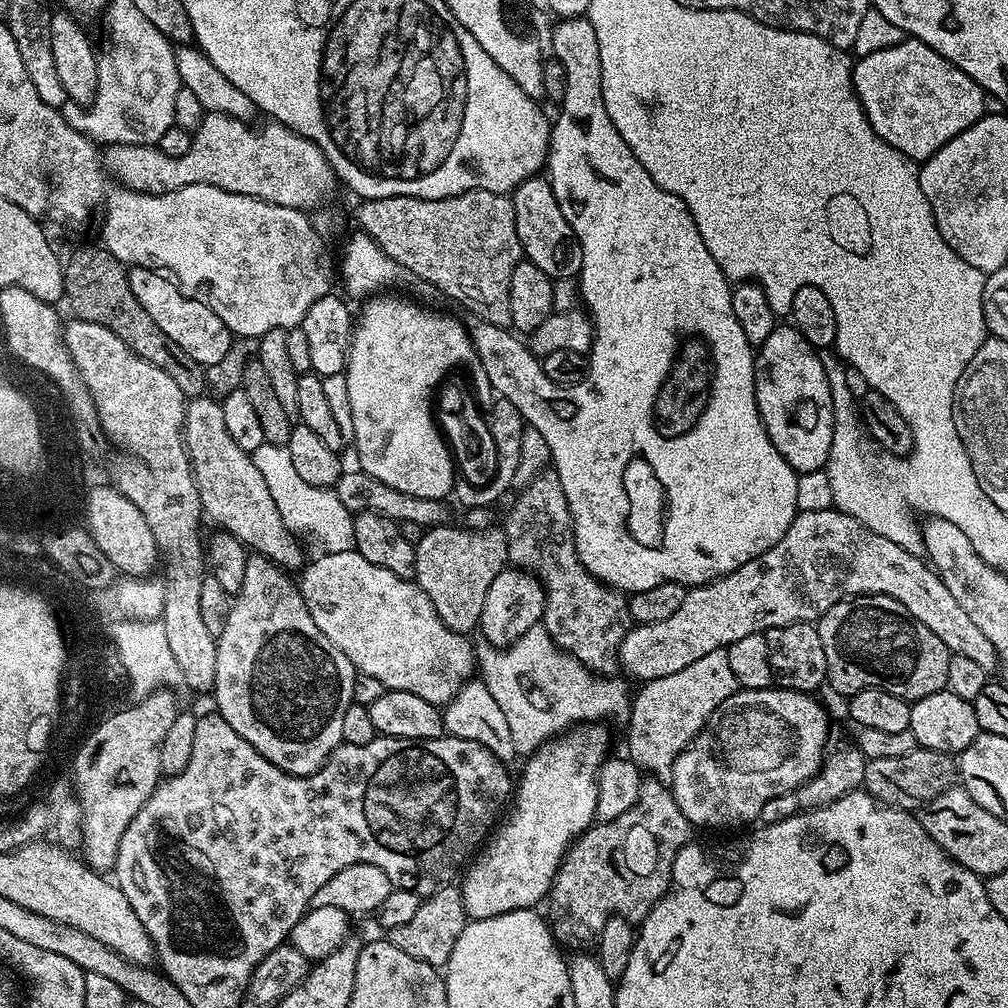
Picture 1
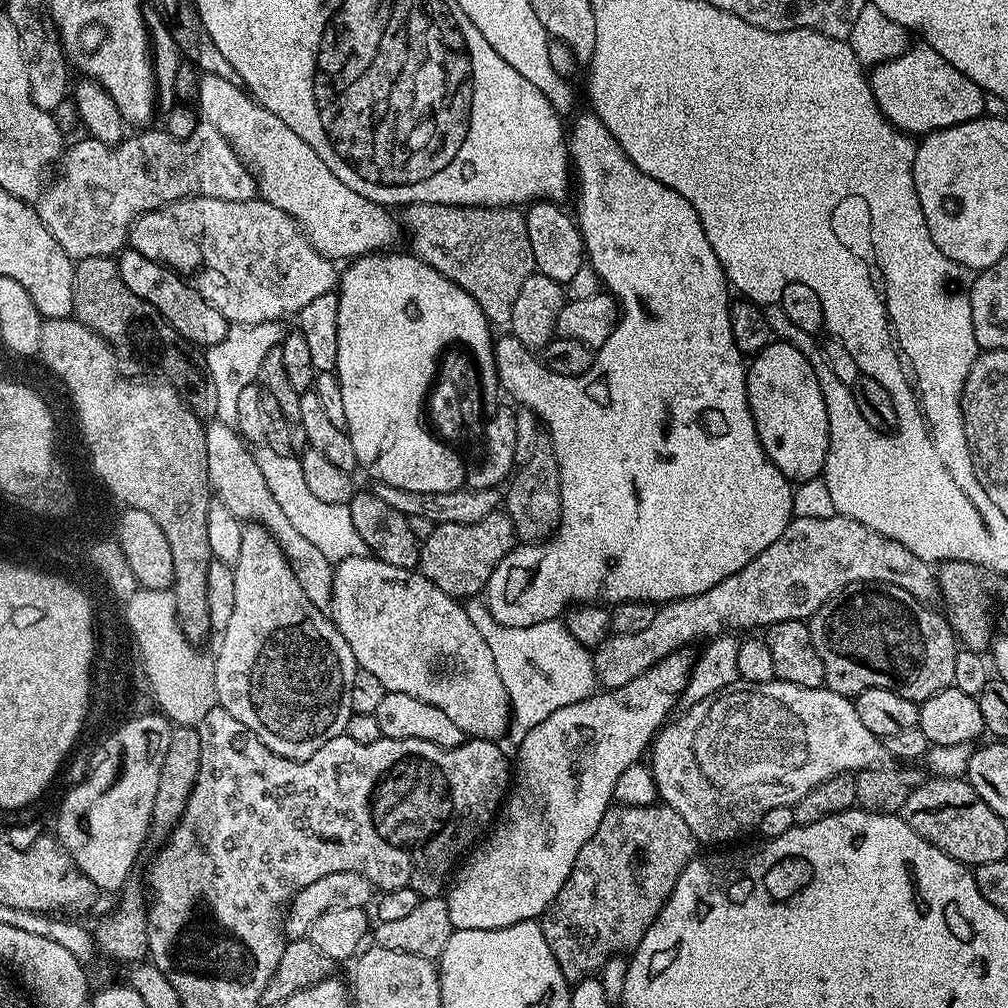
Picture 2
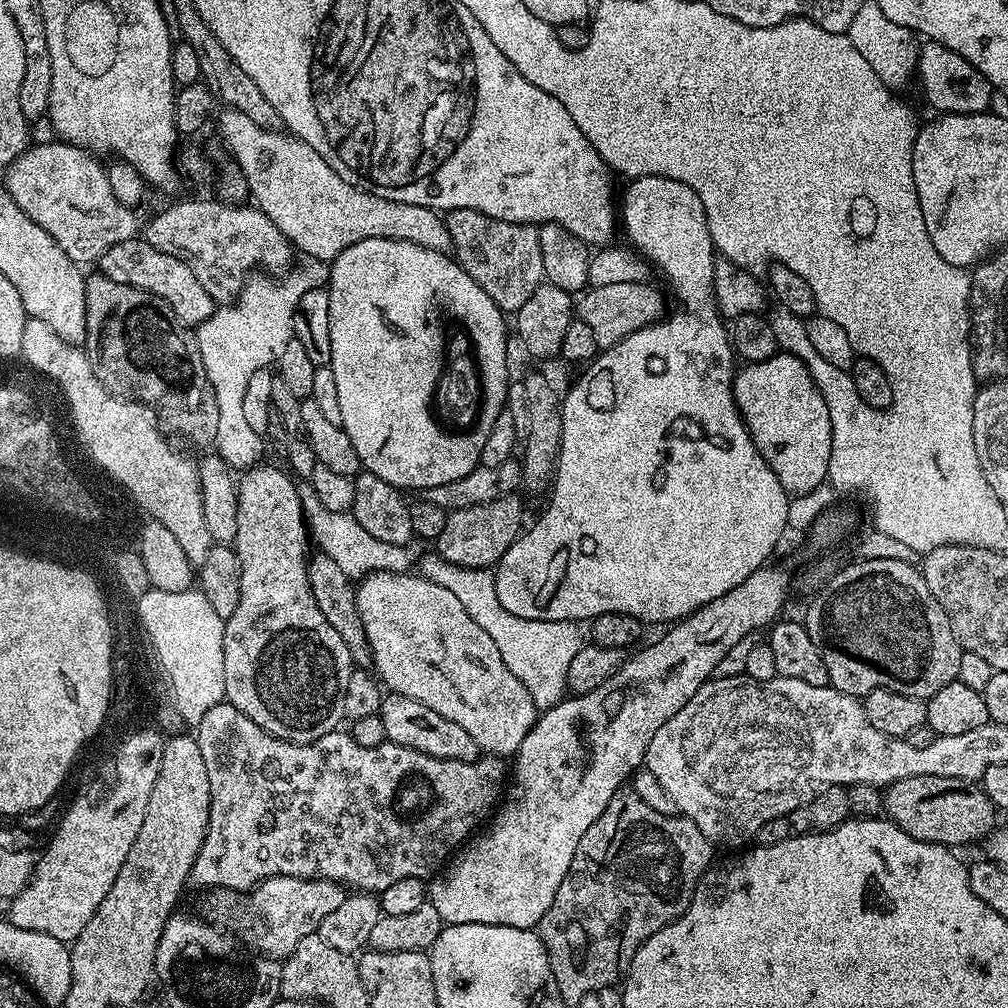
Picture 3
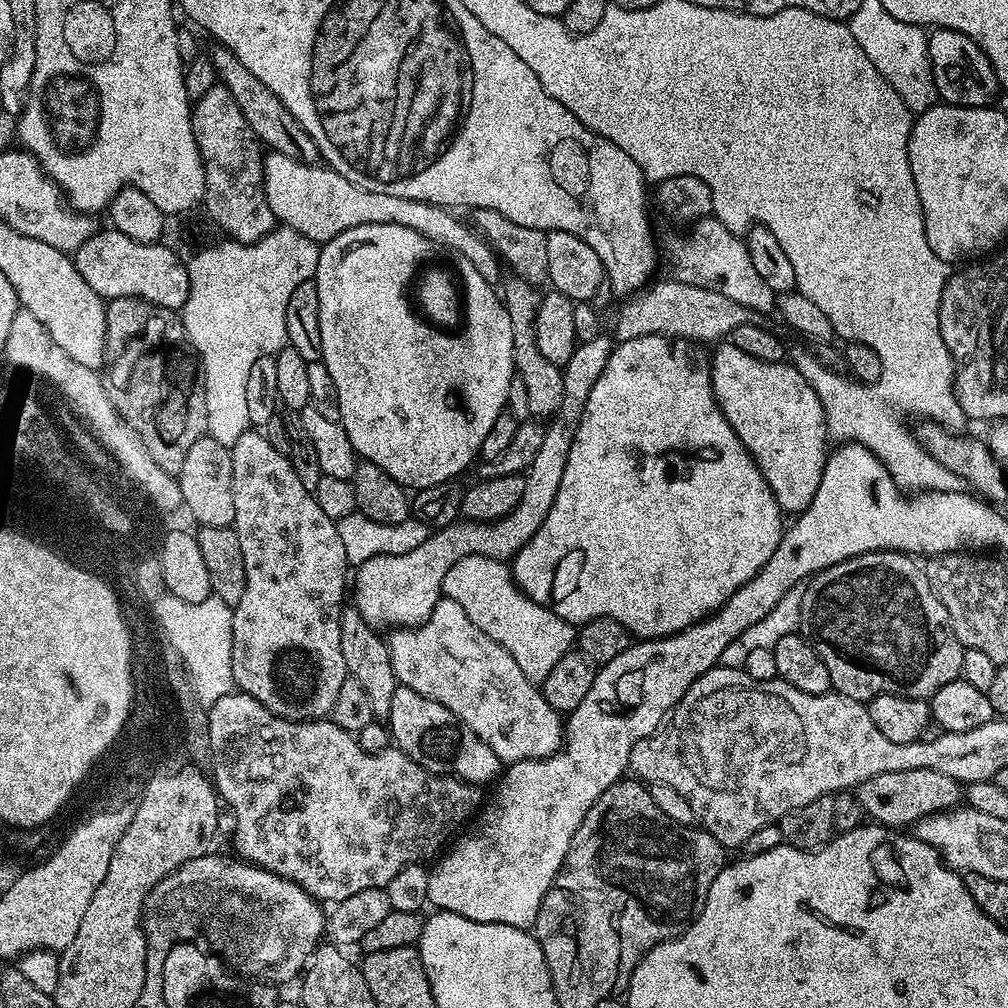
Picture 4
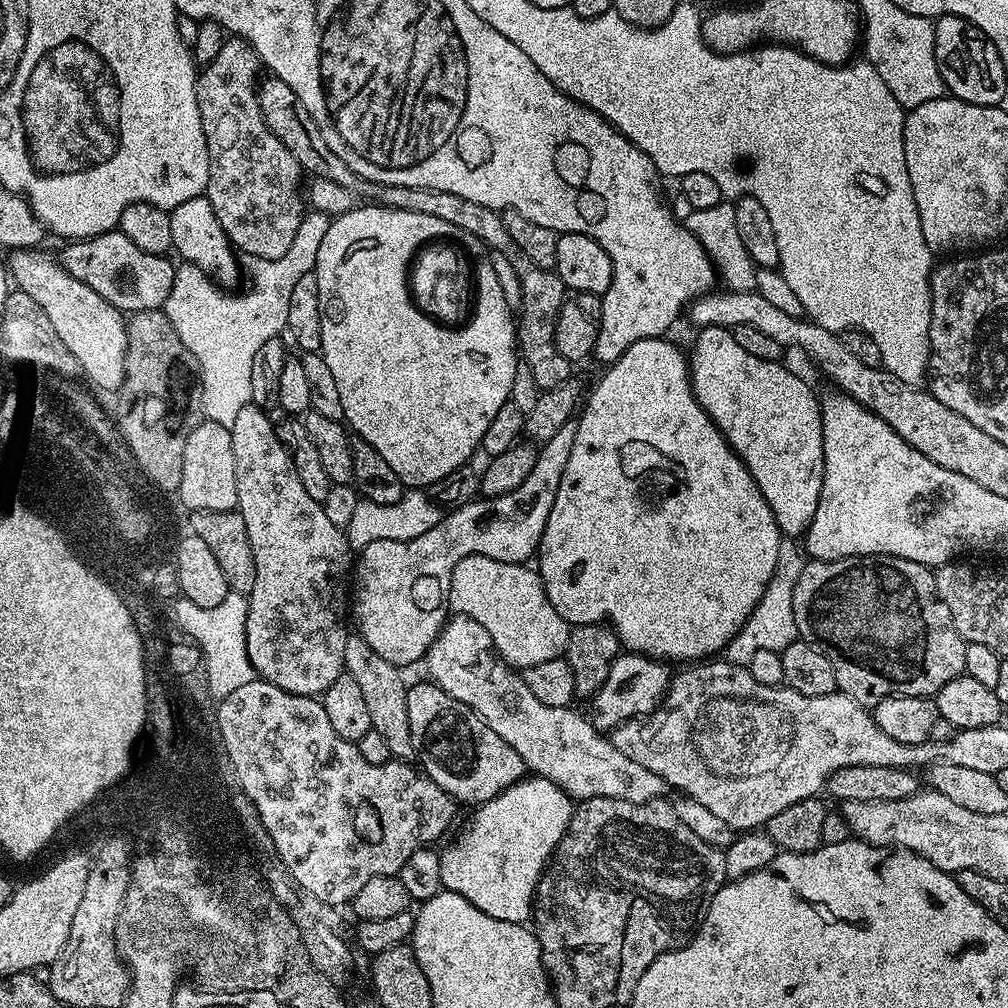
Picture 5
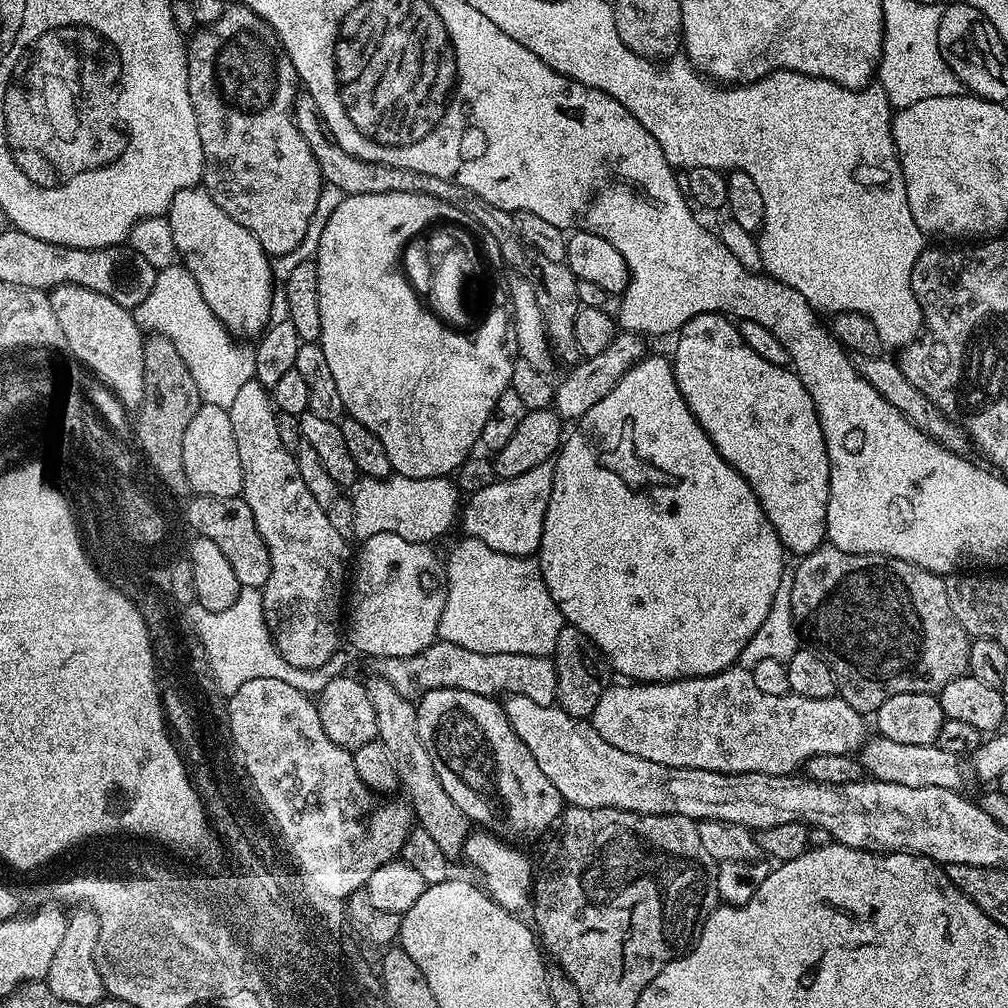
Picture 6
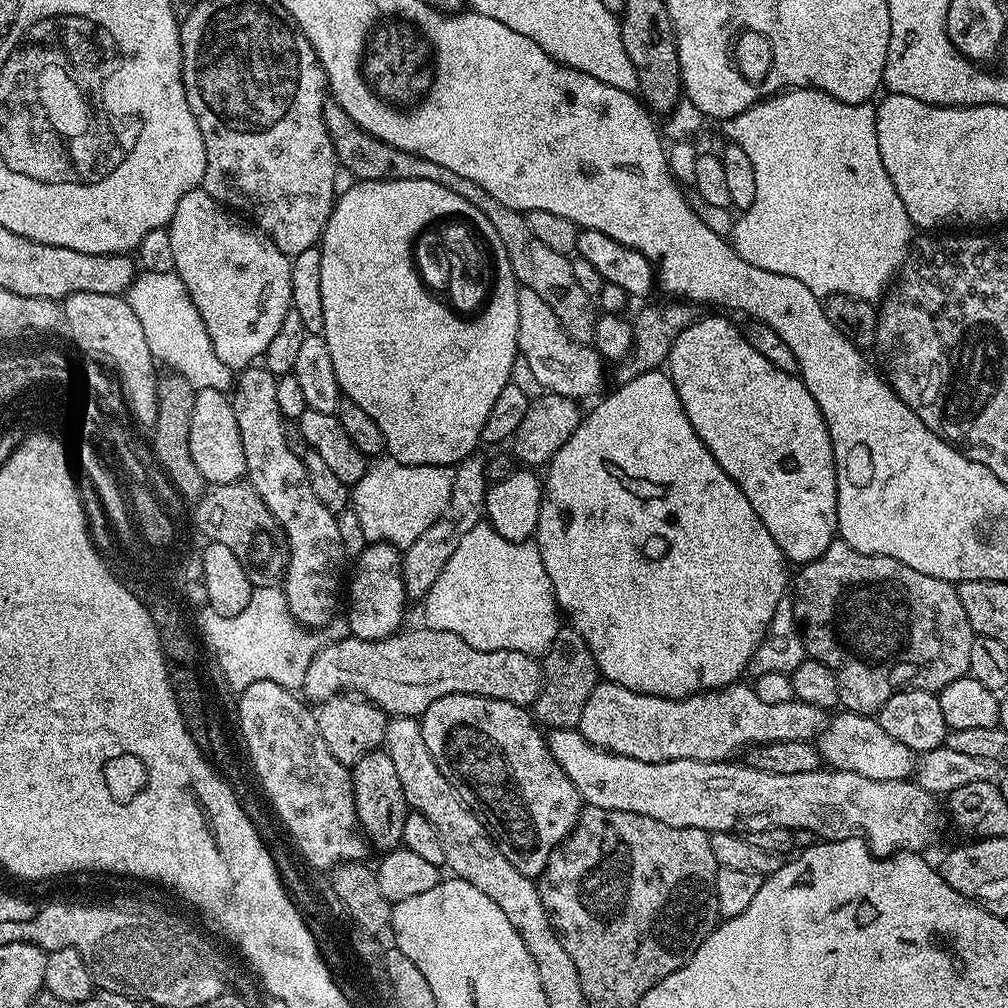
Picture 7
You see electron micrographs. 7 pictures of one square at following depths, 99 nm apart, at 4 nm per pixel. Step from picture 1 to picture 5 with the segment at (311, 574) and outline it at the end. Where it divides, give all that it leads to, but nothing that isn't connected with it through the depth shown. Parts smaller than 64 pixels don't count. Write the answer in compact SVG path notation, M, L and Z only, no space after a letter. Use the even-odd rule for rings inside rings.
M453 615L445 623L444 629L430 646L426 657L428 664L427 679L437 684L442 691L450 694L450 698L458 698L466 706L470 706L483 718L486 726L506 742L506 746L514 746L518 756L522 758L525 769L529 773L544 776L554 782L573 801L583 802L590 798L622 798L626 802L646 802L658 800L669 791L669 785L654 770L646 770L646 766L638 766L631 758L626 758L618 746L614 746L611 739L599 729L593 727L587 715L579 716L575 707L559 708L546 706L546 702L538 702L534 694L530 694L530 686L526 686L523 675L517 674L509 665L505 664L492 649L492 639L474 618Z

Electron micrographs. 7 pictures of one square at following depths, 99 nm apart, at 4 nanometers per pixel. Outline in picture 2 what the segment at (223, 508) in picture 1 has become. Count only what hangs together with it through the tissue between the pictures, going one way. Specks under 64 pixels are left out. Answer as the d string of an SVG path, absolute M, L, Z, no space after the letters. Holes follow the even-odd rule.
M228 422L212 423L205 427L204 437L208 482L215 499L240 521L262 525L276 539L282 554L286 554L290 570L294 570L294 578L298 578L298 586L306 590L306 598L310 598L310 602L314 602L318 609L331 609L333 561L328 560L326 554L321 554L306 538L302 538L294 526L290 526L285 512L279 508L278 502L274 502L274 494L270 494L270 486L266 486L266 478L262 478L262 470L258 470L253 449L239 431Z

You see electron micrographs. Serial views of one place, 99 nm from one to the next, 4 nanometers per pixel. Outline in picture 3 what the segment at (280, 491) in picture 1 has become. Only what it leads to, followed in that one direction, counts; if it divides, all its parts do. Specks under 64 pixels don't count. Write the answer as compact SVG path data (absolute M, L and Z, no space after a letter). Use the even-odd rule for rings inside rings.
M311 486L300 488L300 501L304 507L304 519L308 526L311 539L316 540L319 551L325 552L334 563L354 582L359 581L372 572L408 572L411 564L420 556L419 543L409 542L407 544L391 544L390 542L378 542L373 538L359 522L352 516L351 512L335 512L326 510L322 502L314 494Z

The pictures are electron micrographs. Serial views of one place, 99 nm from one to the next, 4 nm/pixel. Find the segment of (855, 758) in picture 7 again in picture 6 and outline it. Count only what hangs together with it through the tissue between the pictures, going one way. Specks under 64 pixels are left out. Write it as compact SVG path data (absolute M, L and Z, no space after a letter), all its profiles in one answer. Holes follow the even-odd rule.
M879 734L873 737L873 740L872 737L865 739L858 752L858 759L871 779L894 782L898 786L938 786L955 792L963 789L966 764L961 757L947 753L937 744L906 746L903 742L890 742L890 738Z

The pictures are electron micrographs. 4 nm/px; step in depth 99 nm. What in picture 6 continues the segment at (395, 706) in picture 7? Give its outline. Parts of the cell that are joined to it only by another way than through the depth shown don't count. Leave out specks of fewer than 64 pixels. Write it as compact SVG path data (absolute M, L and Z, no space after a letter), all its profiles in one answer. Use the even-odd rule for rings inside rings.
M437 639L426 650L406 658L379 658L375 661L375 671L398 694L415 701L435 688L461 688L470 694L495 697L496 692L504 692L505 697L525 696L538 706L553 706L558 694L558 674L556 661L552 656L534 654L478 654L462 646Z

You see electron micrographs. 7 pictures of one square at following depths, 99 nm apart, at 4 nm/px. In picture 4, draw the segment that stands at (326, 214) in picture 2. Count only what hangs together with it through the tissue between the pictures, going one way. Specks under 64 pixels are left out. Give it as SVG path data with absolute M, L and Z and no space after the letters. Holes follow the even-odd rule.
M269 151L264 157L264 197L283 227L298 230L298 234L306 234L306 238L311 240L333 240L338 234L342 234L342 230L367 224L406 226L462 254L474 266L474 270L478 270L486 278L488 284L496 286L501 283L502 261L487 240L471 223L464 221L463 224L456 217L459 215L455 211L443 208L440 204L398 198L395 194L377 194L375 190L354 186L354 182L342 178L340 172L335 172L323 163L307 164L274 151Z

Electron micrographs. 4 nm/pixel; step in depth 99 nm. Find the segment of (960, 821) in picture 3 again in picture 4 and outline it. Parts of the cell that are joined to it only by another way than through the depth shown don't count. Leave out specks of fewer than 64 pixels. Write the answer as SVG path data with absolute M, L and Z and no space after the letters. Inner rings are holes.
M933 768L890 770L890 774L874 774L874 778L857 784L854 795L862 802L862 810L869 821L893 830L904 830L907 824L915 826L922 818L957 807L962 800L962 785L959 780L938 774Z

